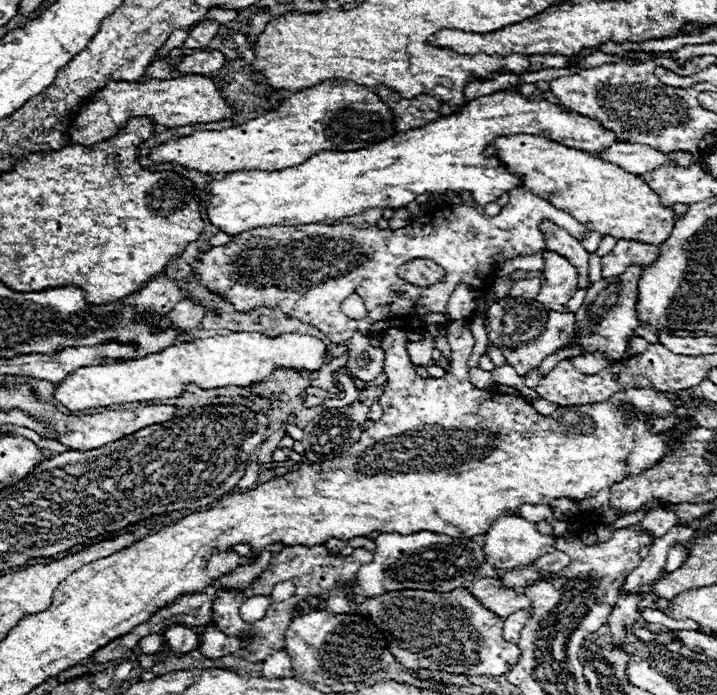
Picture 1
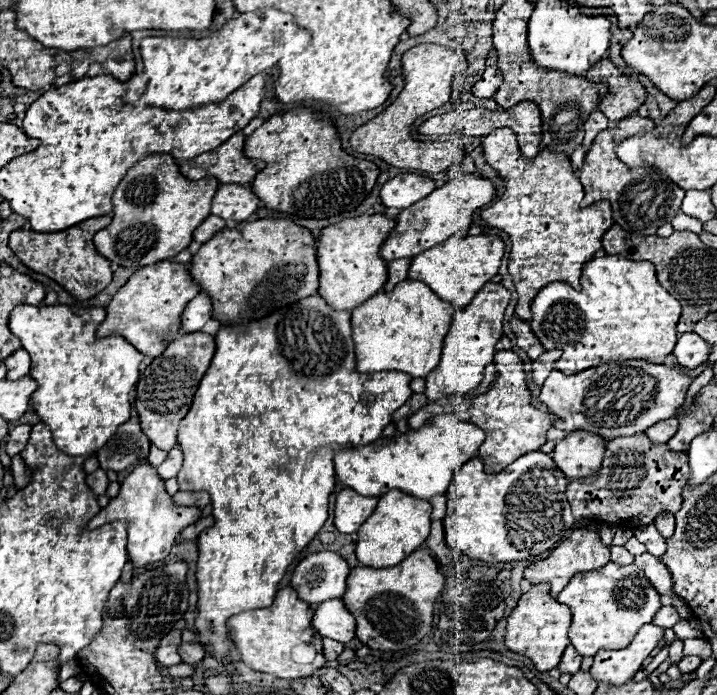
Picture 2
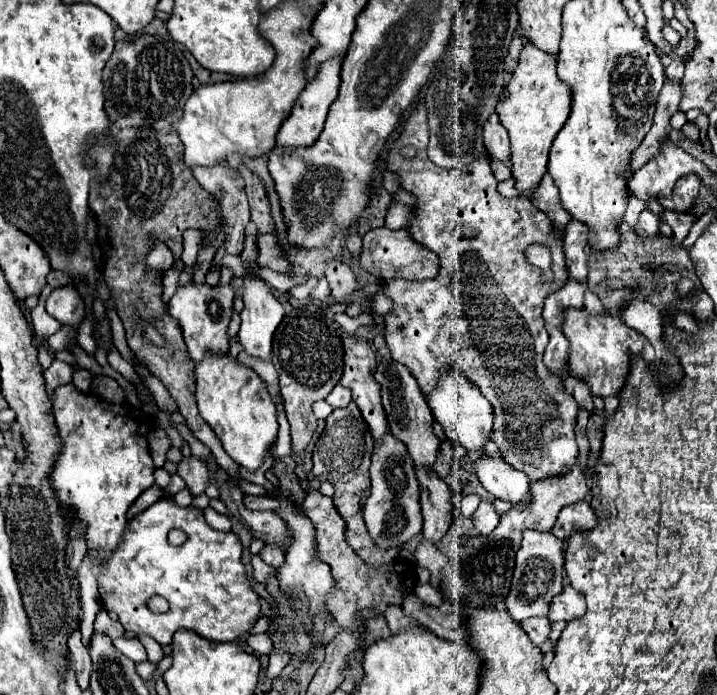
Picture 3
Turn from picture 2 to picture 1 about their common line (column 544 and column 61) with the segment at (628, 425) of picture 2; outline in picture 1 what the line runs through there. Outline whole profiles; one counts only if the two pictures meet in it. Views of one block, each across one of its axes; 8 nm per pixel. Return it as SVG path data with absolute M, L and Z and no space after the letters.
M232 332L230 336L198 338L190 344L170 346L164 352L128 362L80 368L72 376L54 384L54 398L68 410L86 410L112 404L178 398L184 394L186 384L196 384L204 390L224 386L246 388L250 384L266 382L276 368L318 372L324 366L324 354L326 344L308 334L282 334L268 338L258 332Z

